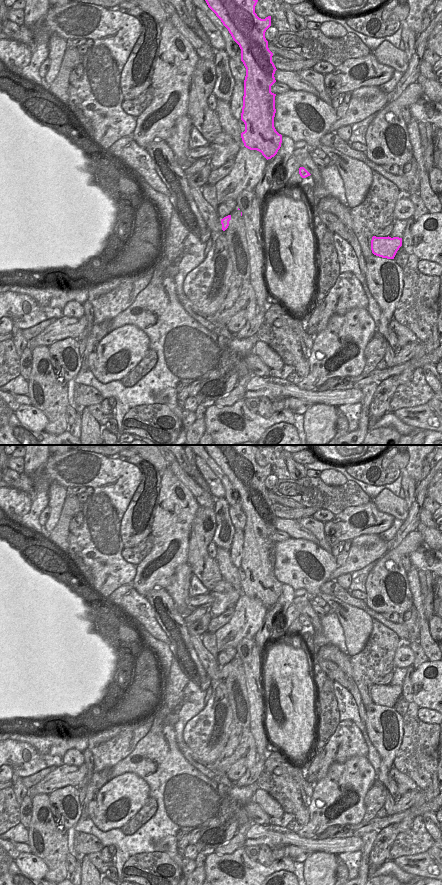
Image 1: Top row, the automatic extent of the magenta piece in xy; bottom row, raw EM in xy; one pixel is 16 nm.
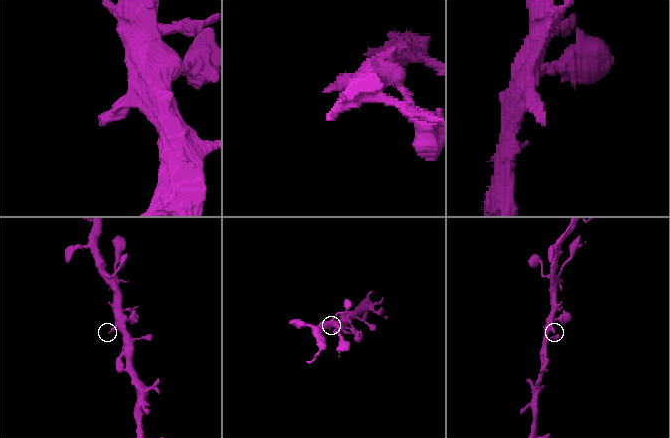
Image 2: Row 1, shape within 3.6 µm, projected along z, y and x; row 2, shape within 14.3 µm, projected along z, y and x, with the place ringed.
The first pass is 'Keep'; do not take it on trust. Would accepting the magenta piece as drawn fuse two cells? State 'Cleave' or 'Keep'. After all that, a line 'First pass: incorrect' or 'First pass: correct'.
Keep.
First pass: correct

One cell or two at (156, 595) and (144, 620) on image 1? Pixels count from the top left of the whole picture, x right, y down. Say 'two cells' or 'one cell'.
two cells

